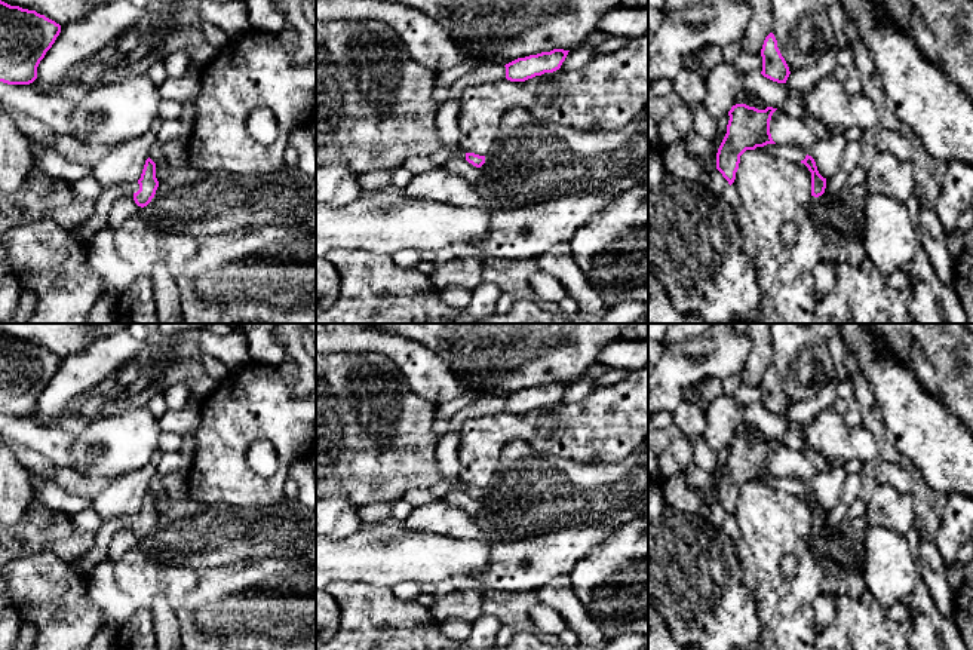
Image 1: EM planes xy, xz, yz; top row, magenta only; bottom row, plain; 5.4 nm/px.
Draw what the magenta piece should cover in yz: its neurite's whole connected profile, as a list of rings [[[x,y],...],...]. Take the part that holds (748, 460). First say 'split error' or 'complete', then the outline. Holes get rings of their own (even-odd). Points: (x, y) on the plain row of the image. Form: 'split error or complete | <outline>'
complete | [[[736,436],[728,444],[727,466],[716,485],[716,502],[731,518],[736,512],[740,488],[767,476],[776,476],[770,466],[770,453],[777,441],[758,442]]]

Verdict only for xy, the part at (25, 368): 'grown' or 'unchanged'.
unchanged

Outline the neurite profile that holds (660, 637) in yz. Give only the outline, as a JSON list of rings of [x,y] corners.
[[[648,603],[648,650],[685,650],[681,646],[666,620],[657,613],[653,604]]]

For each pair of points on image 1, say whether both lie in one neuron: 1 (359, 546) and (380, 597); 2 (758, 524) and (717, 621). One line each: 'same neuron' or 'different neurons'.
1: different neurons
2: different neurons

